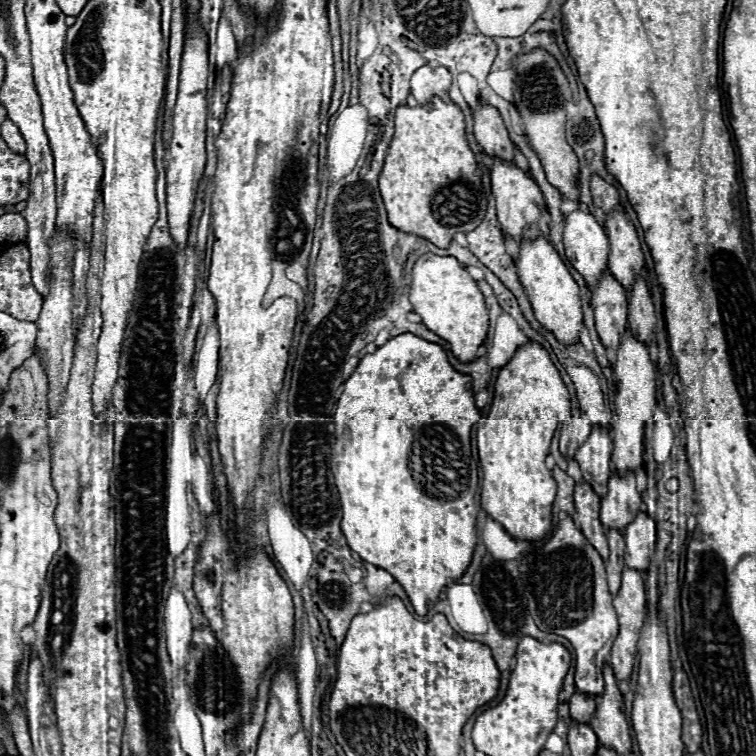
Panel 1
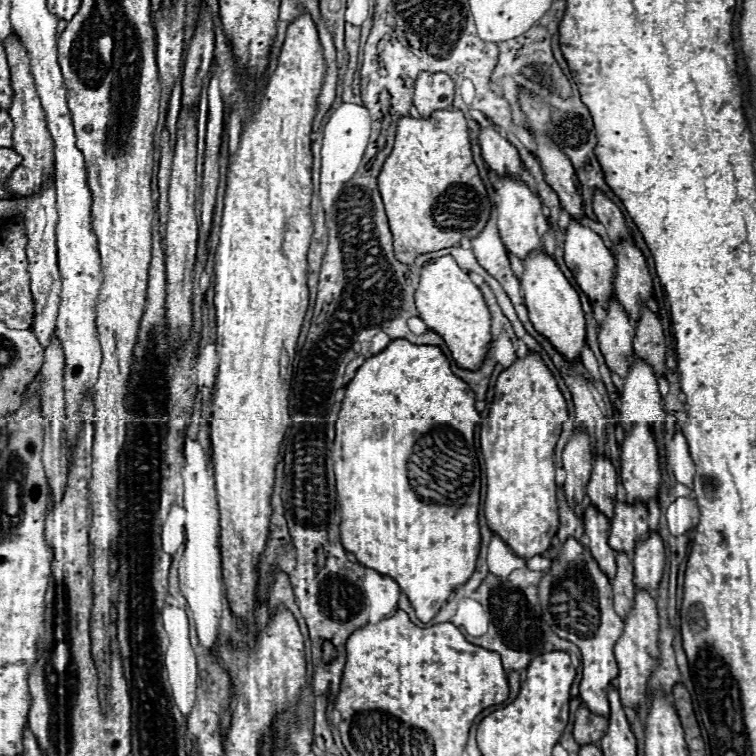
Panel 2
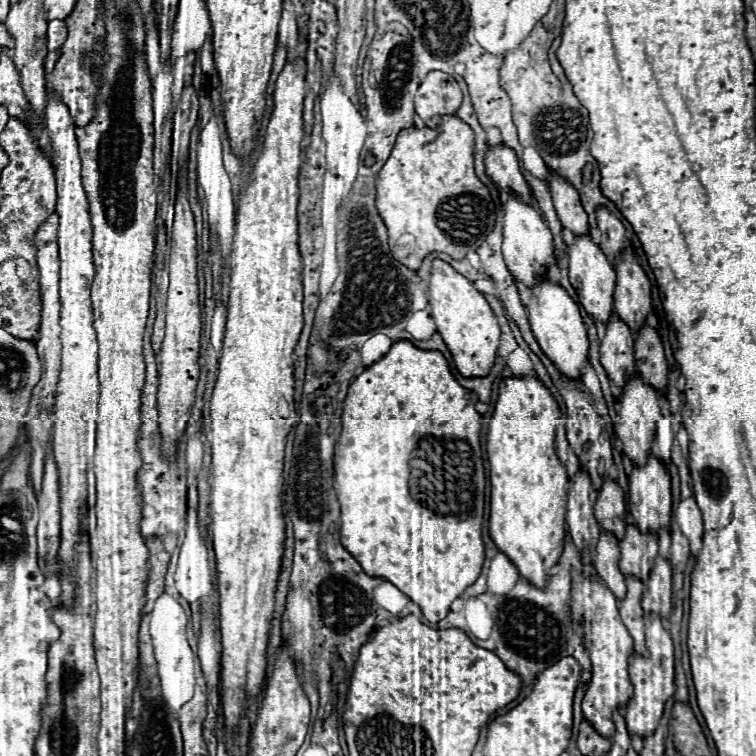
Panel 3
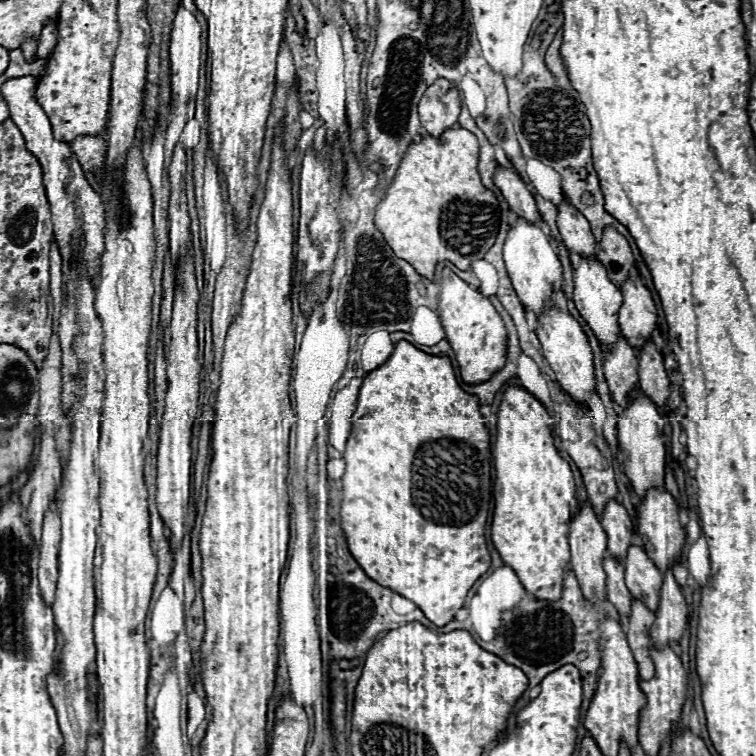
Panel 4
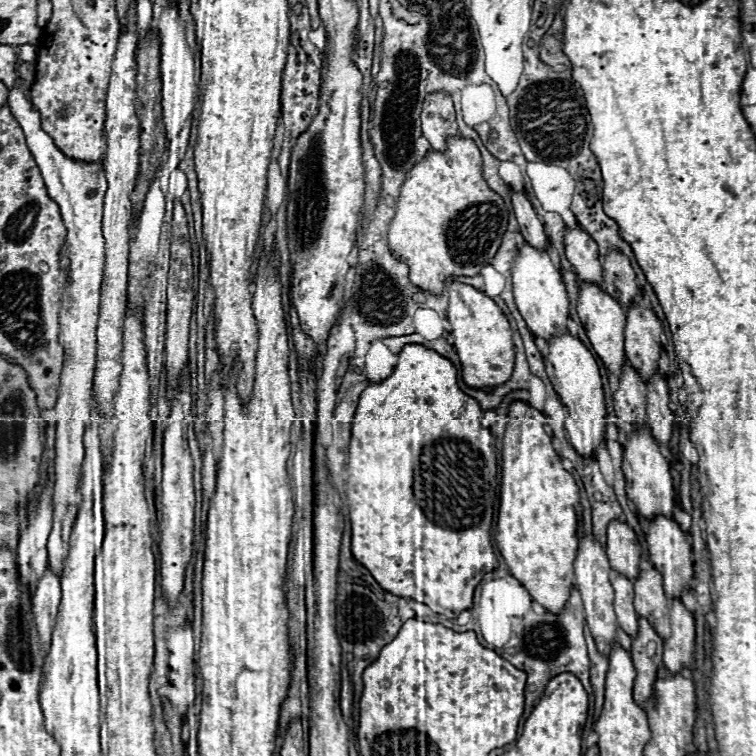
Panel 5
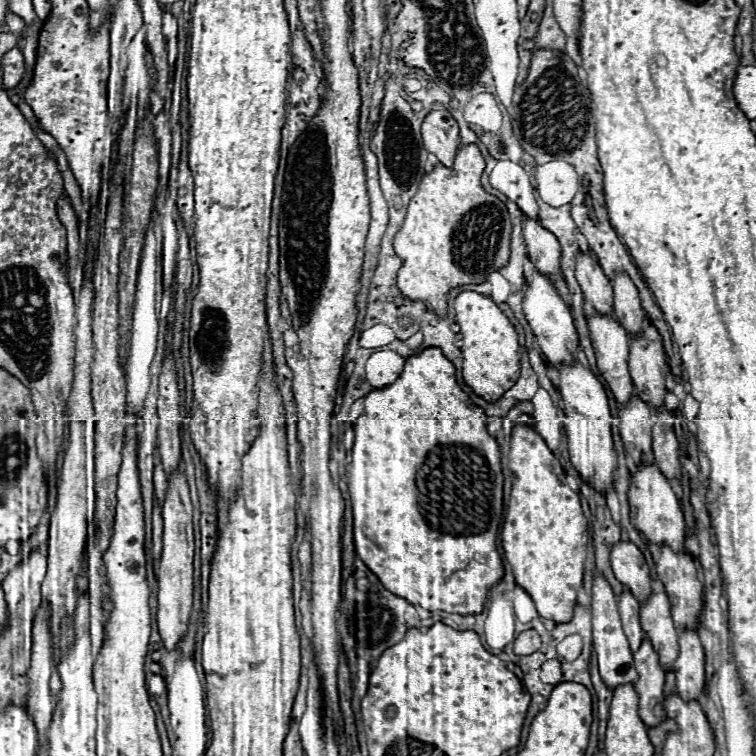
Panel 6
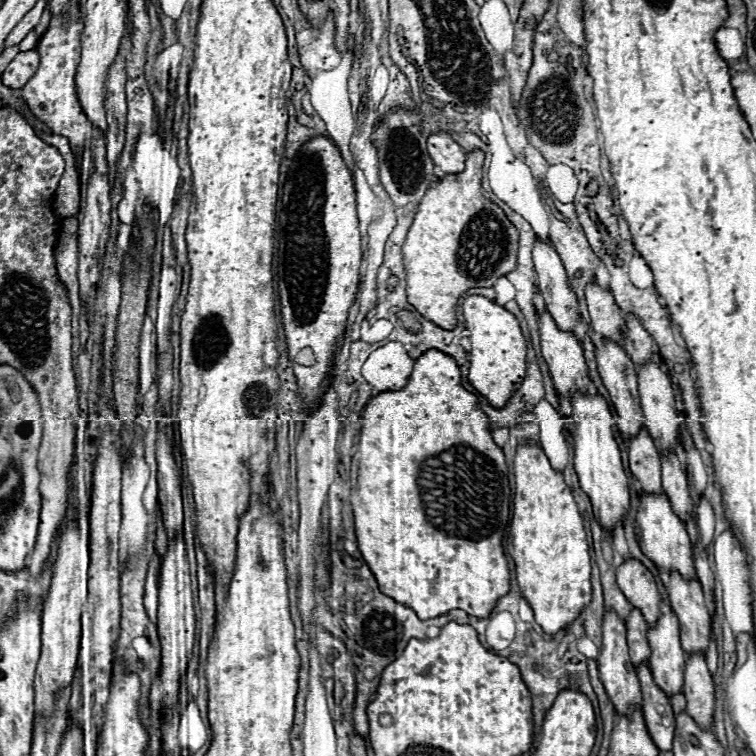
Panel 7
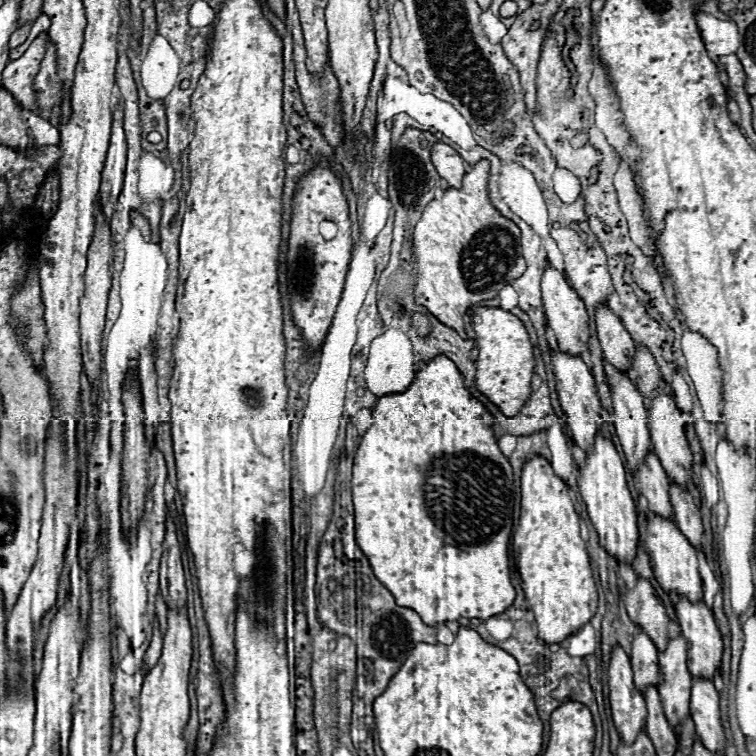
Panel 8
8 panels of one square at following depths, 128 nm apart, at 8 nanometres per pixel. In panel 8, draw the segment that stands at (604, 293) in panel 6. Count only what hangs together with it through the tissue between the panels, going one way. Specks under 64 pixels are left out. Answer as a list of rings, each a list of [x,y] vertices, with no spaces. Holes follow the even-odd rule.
[[[604,304],[596,306],[596,330],[604,358],[620,372],[630,372],[636,344],[620,318]]]

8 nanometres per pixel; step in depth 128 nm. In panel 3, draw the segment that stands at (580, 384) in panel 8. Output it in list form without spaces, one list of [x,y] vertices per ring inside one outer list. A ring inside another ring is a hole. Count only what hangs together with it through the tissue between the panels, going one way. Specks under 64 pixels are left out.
[[[510,196],[504,204],[502,252],[504,252],[504,260],[512,276],[520,278],[526,286],[532,286],[536,278],[544,276],[548,270],[548,264],[552,262],[550,256],[554,254],[554,242],[552,242],[552,234],[546,222],[530,204],[522,202],[522,198],[518,196]]]

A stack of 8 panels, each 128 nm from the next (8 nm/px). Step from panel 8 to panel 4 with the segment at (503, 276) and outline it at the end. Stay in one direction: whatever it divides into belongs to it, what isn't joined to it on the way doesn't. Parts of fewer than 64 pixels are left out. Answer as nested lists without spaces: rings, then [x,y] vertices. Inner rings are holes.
[[[458,126],[444,130],[440,138],[424,136],[420,142],[412,142],[404,152],[390,188],[378,202],[376,226],[394,254],[410,262],[428,280],[434,278],[438,262],[450,260],[456,268],[468,270],[474,260],[482,260],[496,240],[500,206],[494,194],[480,182],[476,136]]]

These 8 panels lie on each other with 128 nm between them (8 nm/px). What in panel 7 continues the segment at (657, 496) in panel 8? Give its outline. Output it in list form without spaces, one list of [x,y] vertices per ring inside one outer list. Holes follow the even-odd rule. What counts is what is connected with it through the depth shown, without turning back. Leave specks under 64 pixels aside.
[[[646,426],[628,440],[628,460],[632,474],[642,482],[646,492],[662,492],[660,486],[660,454]]]

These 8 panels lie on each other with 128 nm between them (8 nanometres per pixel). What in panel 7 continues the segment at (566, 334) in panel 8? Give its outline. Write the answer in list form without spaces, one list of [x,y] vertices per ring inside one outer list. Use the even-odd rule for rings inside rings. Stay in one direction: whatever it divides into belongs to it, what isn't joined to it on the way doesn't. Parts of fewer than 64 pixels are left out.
[[[536,238],[532,258],[536,266],[538,286],[556,326],[560,330],[574,330],[576,320],[580,318],[578,302],[568,286],[568,276],[556,248]]]

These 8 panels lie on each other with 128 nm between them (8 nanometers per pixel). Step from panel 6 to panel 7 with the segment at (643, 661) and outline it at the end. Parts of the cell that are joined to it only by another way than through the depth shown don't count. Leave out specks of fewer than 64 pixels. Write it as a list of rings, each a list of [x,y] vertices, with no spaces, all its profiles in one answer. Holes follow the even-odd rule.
[[[646,664],[638,666],[638,676],[642,684],[642,712],[648,732],[660,750],[670,750],[674,736],[674,714],[668,696],[654,684],[652,672]]]

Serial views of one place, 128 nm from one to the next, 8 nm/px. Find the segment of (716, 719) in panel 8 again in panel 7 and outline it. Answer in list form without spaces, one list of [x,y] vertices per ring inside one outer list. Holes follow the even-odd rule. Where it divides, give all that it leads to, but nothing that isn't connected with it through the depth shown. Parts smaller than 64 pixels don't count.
[[[692,652],[688,656],[682,692],[686,696],[686,712],[702,728],[712,728],[714,684],[712,684],[712,676],[706,668],[706,660],[702,652]]]

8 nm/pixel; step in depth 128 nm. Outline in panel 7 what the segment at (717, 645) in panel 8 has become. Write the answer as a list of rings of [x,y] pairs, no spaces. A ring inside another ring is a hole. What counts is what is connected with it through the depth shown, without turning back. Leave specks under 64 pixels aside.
[[[670,572],[668,598],[680,622],[680,640],[686,652],[706,652],[710,640],[710,612],[704,604],[704,594],[696,578],[684,580],[678,572]]]

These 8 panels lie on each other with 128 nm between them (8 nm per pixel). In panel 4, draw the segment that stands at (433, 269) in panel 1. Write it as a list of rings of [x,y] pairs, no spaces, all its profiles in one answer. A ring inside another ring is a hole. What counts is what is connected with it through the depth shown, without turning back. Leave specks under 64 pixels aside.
[[[446,266],[440,272],[438,314],[446,332],[446,340],[456,354],[462,380],[468,384],[490,380],[506,362],[506,328],[490,300]]]

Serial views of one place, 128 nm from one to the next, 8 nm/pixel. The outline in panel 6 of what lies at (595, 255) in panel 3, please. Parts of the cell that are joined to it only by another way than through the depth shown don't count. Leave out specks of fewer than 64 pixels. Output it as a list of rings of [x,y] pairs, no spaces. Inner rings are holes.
[[[596,310],[588,318],[592,346],[596,350],[598,370],[606,378],[610,390],[620,404],[626,404],[632,396],[632,378],[628,372],[628,334],[616,318],[598,314]]]

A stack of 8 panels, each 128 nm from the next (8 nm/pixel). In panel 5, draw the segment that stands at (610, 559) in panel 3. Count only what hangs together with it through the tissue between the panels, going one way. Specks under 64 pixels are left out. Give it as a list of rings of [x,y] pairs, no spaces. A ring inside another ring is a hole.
[[[616,574],[612,586],[614,586],[614,610],[618,616],[618,624],[622,630],[626,630],[630,636],[634,636],[638,632],[638,614],[632,604],[632,600],[634,600],[632,582],[626,576]]]

